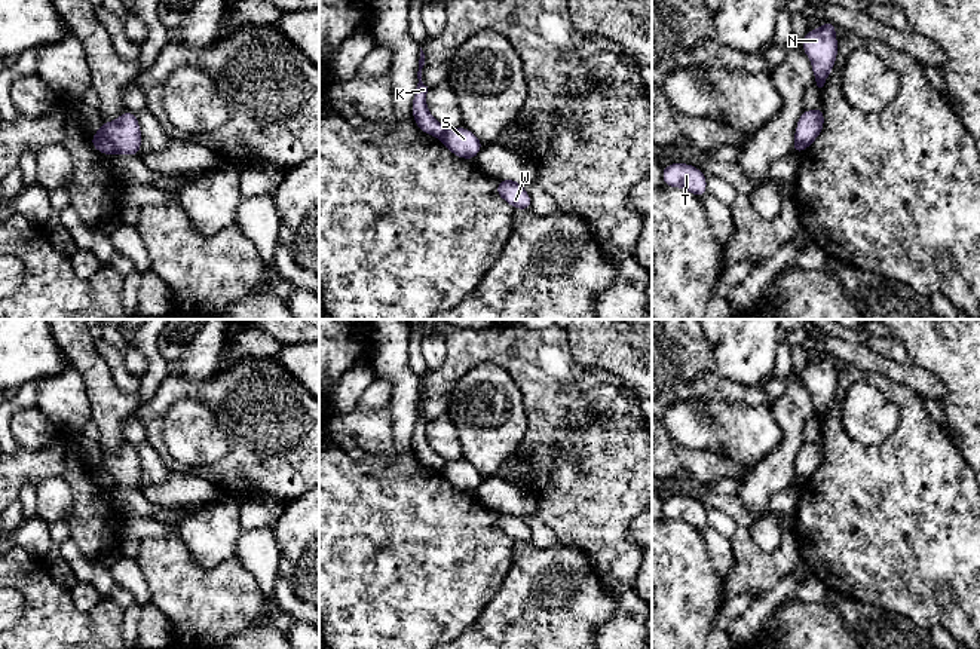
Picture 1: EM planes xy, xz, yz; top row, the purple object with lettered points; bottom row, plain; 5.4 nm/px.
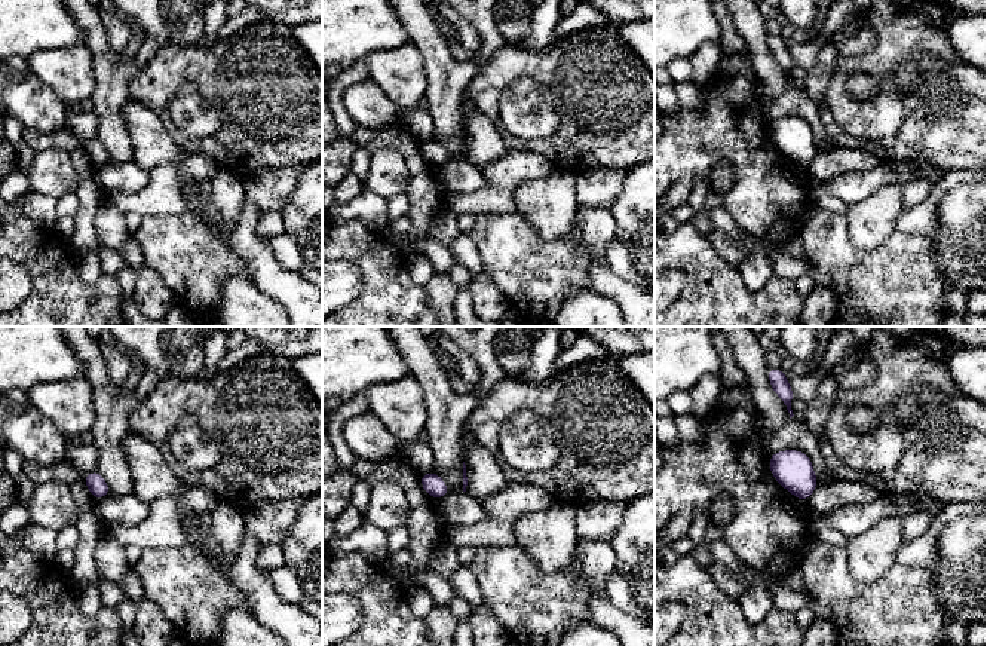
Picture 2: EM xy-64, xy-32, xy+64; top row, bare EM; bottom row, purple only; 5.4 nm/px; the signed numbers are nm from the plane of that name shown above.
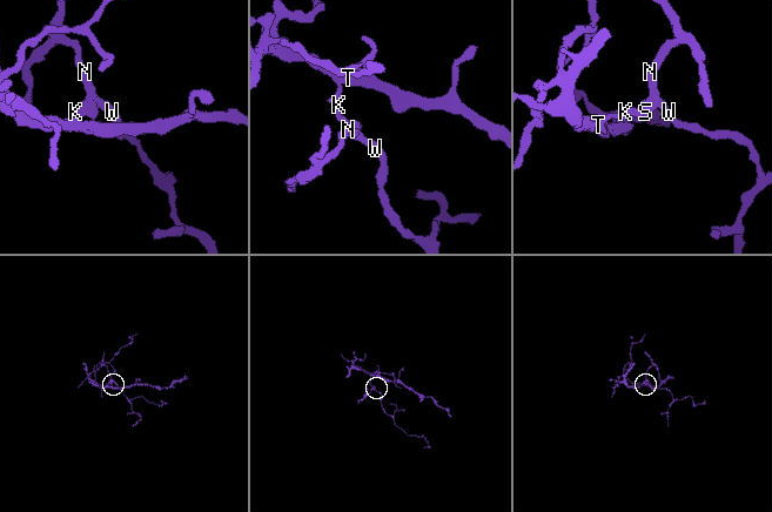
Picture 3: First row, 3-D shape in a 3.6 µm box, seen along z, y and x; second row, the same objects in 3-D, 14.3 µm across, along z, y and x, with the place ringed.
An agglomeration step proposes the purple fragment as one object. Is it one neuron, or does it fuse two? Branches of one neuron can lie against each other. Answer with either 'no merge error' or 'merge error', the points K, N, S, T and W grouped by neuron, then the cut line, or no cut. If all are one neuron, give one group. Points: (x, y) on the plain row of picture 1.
merge error | K T / N S W | xy (98, 465), (116, 484)

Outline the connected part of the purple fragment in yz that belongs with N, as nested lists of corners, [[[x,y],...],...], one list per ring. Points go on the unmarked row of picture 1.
[[[824,353],[817,362],[808,362],[802,371],[802,382],[812,397],[817,419],[823,420],[837,391],[836,356]]]

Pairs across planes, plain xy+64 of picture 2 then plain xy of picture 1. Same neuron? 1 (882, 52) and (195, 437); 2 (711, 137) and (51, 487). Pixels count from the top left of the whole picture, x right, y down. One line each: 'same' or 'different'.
1: same
2: different

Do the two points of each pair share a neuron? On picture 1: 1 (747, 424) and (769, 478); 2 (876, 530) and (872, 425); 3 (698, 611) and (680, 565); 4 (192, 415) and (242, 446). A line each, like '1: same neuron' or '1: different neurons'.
1: different neurons
2: different neurons
3: same neuron
4: different neurons

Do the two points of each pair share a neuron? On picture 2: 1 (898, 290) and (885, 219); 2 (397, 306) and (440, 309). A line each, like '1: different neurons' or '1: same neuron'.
1: different neurons
2: same neuron

